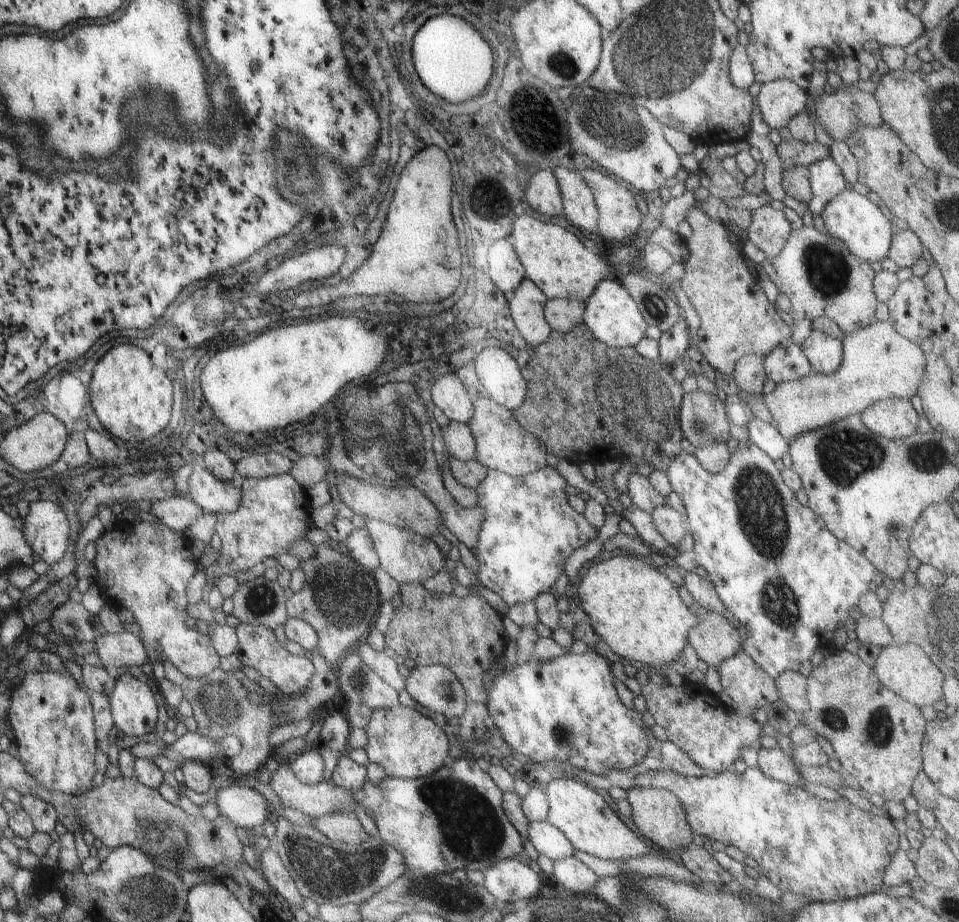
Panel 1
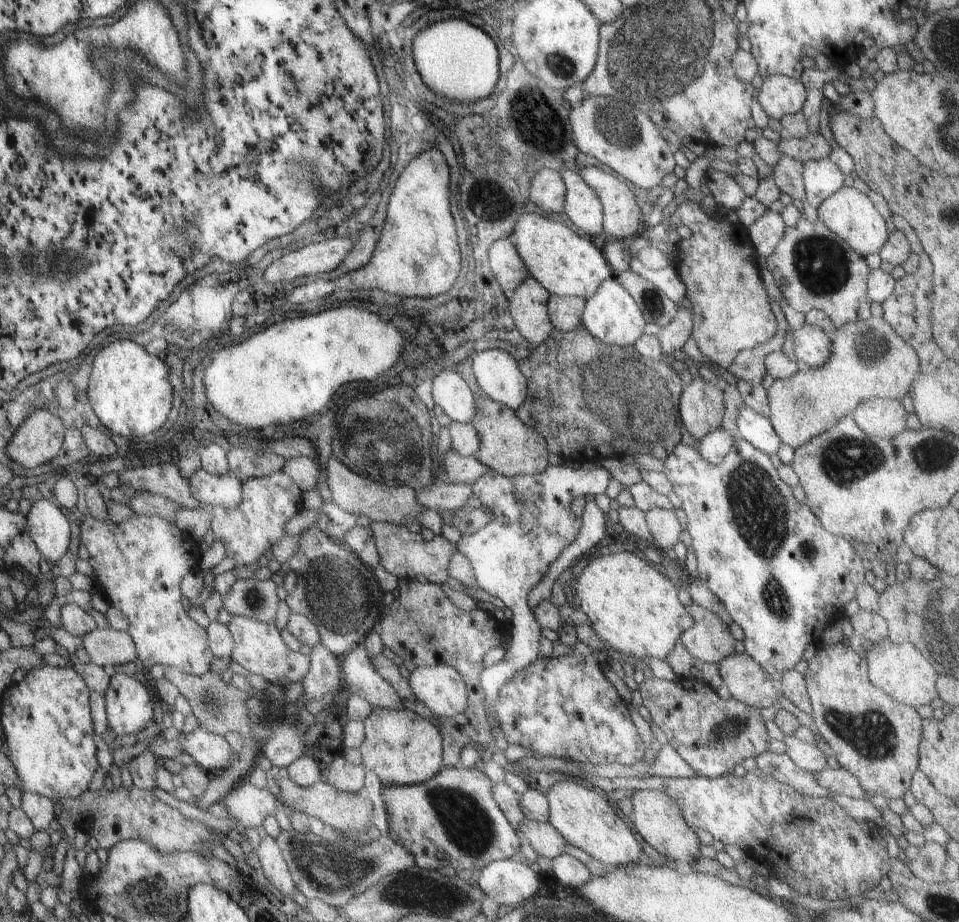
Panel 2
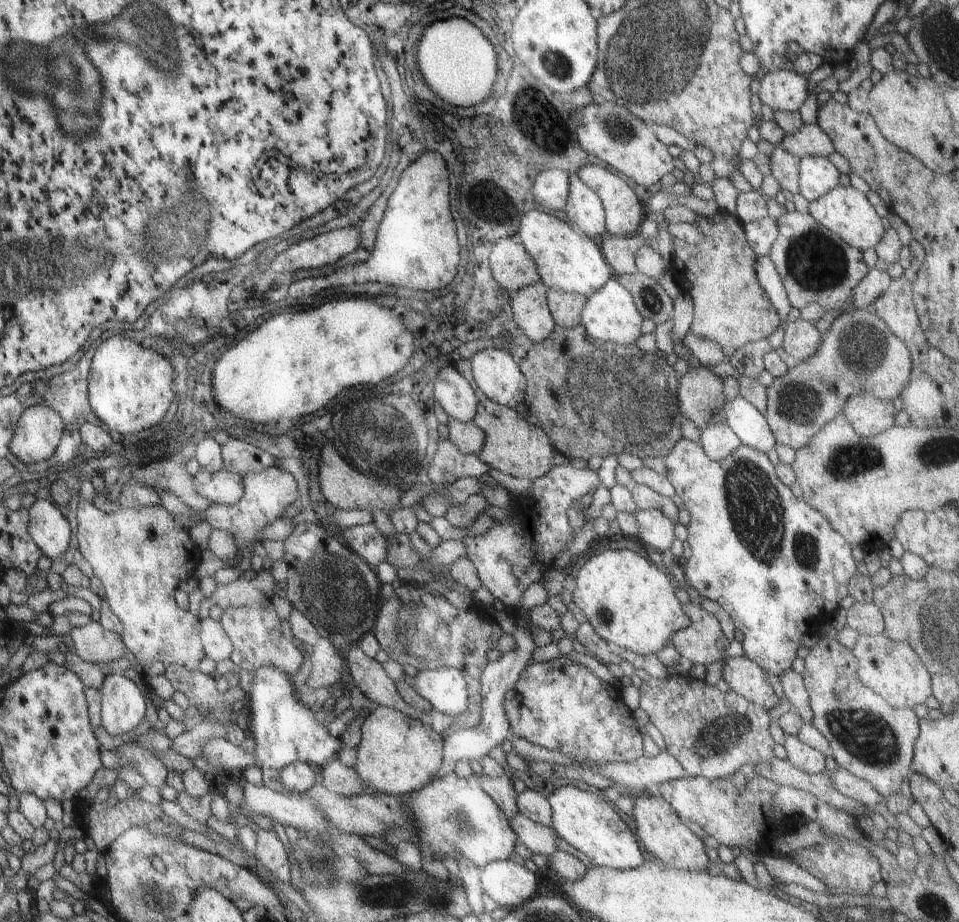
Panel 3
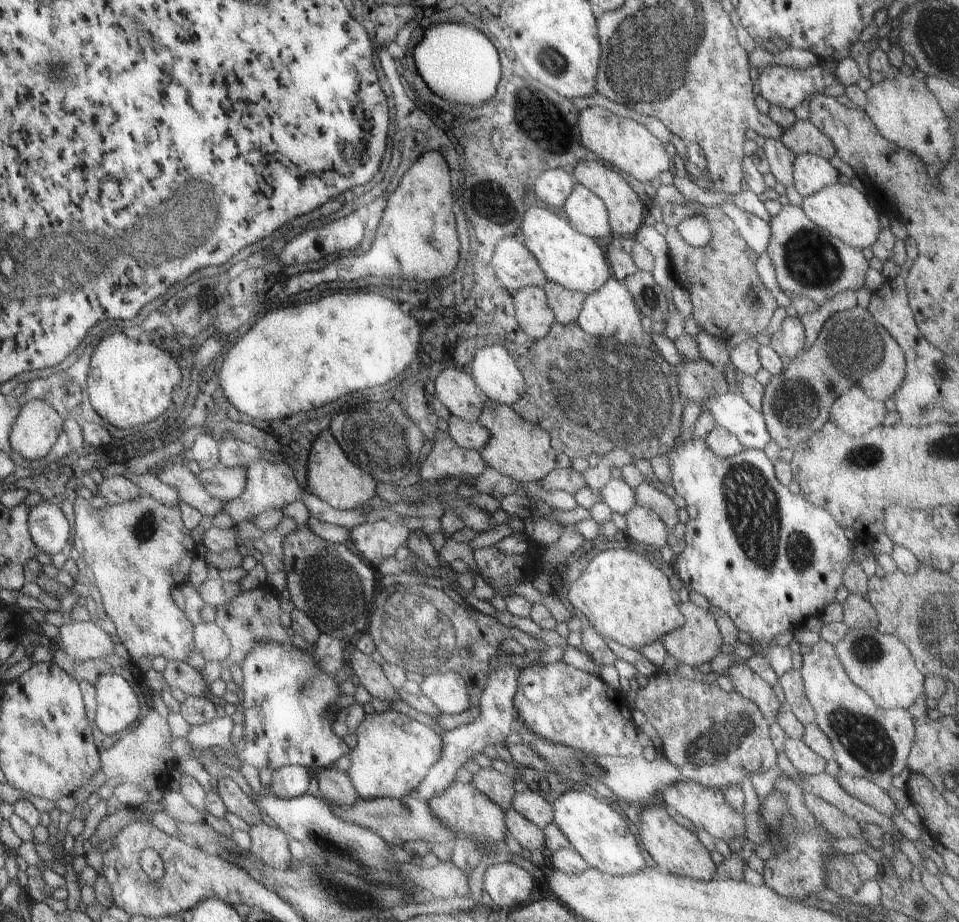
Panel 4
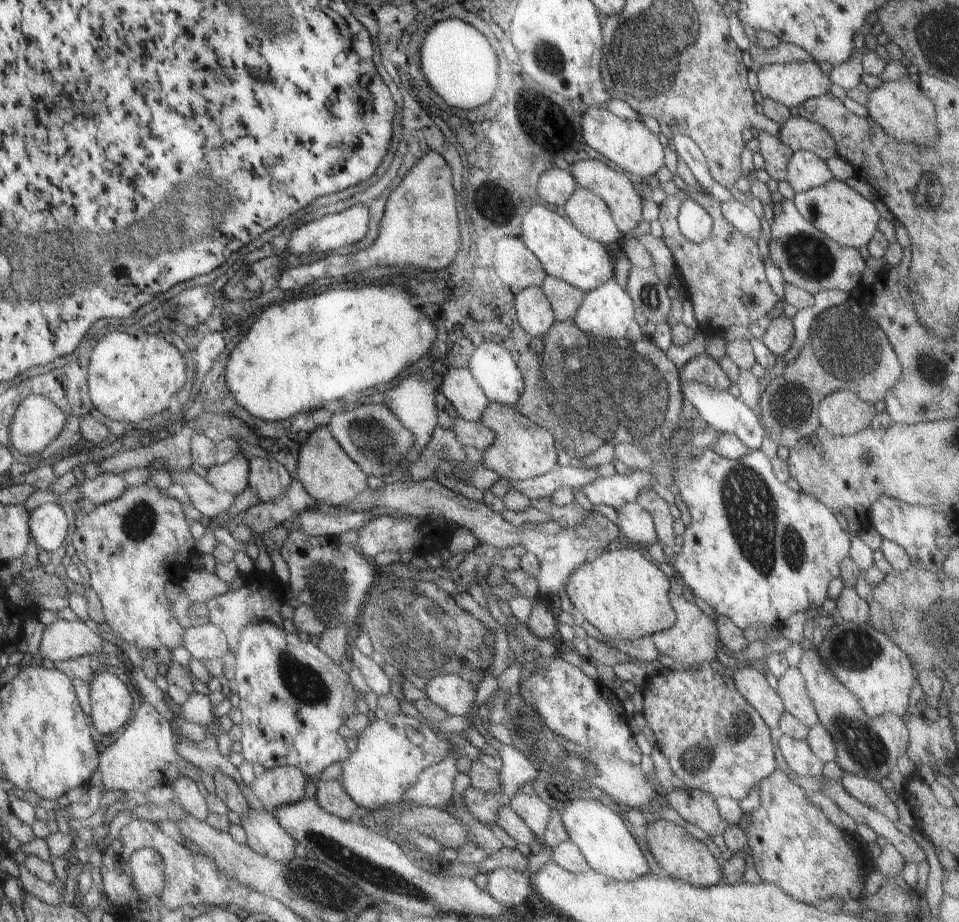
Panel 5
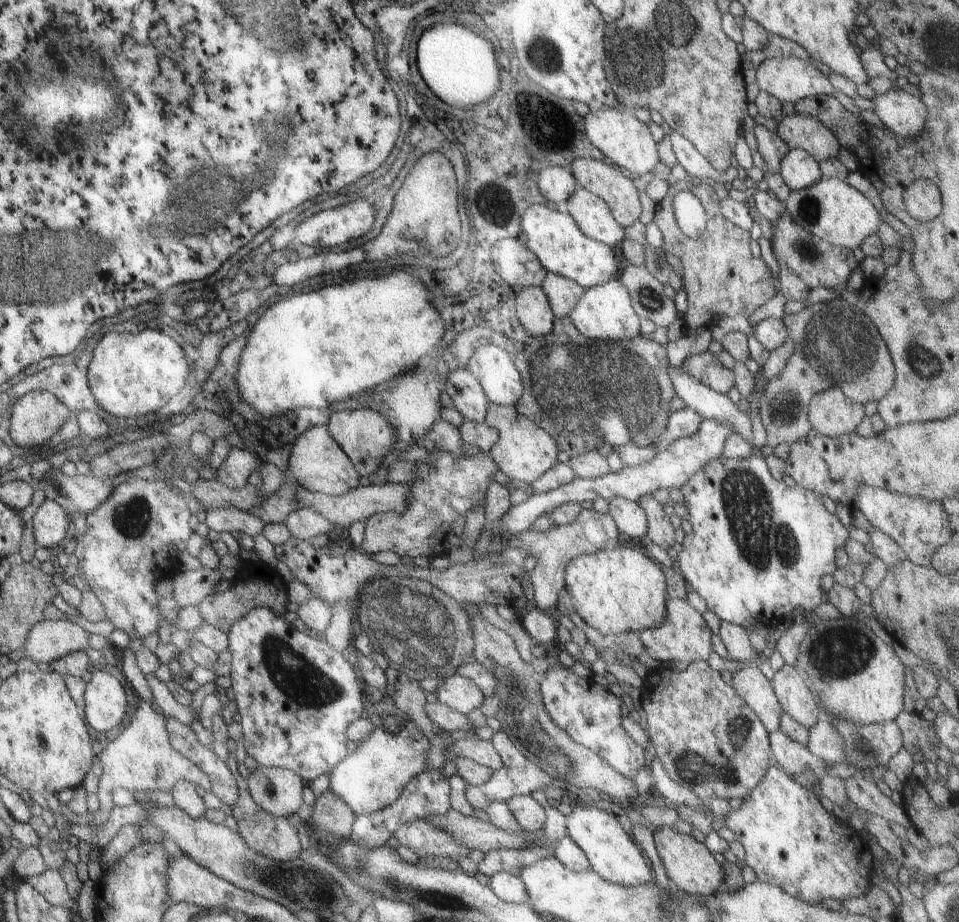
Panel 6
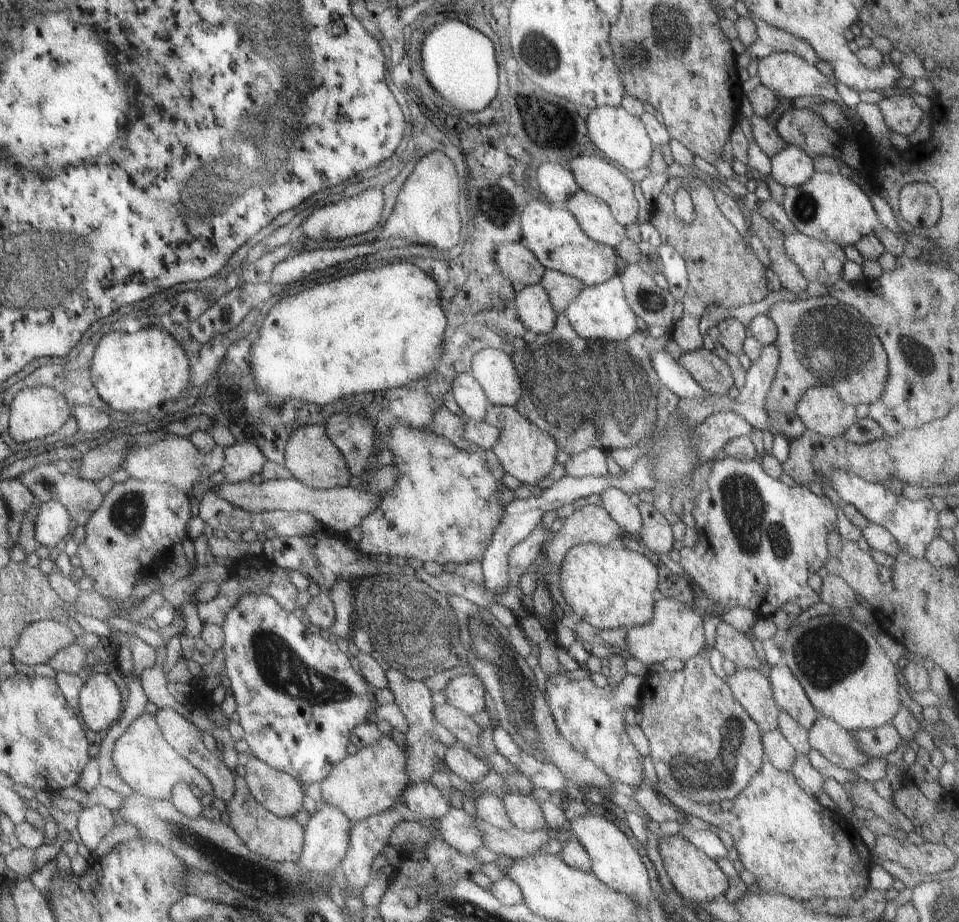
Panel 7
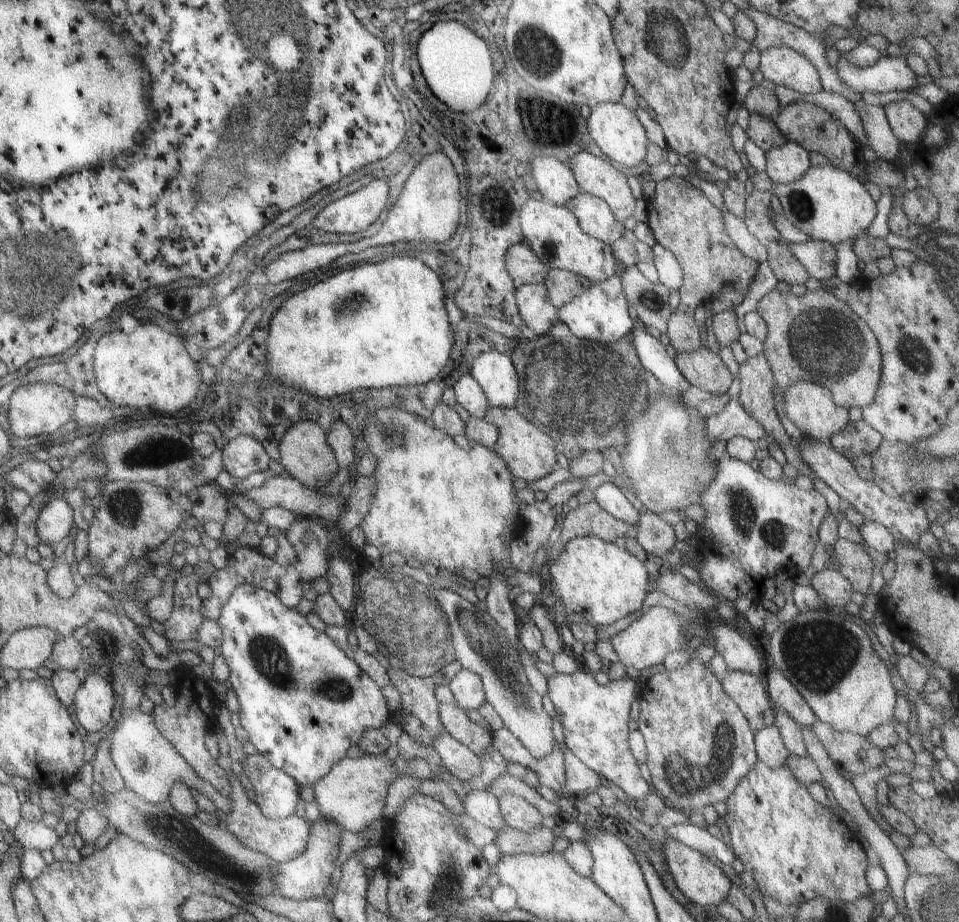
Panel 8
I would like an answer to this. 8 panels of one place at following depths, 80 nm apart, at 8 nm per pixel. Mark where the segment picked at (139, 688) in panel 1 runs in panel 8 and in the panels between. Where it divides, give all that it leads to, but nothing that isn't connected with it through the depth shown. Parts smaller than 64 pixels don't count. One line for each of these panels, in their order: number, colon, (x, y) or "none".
2: (127, 706)
3: (122, 708)
4: (116, 705)
5: (110, 703)
6: (105, 703)
7: (99, 702)
8: (92, 703)

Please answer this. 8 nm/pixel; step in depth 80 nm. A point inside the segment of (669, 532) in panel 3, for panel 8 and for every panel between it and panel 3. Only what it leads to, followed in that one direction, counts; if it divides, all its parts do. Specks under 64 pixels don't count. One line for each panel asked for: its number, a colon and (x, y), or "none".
4: (645, 527)
5: (634, 522)
6: (627, 515)
7: (616, 503)
8: (610, 498)

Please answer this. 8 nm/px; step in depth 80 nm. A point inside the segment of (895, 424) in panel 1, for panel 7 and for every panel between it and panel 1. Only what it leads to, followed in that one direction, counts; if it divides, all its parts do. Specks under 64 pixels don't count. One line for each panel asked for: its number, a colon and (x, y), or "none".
2: (880, 417)
3: (867, 415)
4: (853, 411)
5: (841, 412)
6: (830, 412)
7: (819, 410)

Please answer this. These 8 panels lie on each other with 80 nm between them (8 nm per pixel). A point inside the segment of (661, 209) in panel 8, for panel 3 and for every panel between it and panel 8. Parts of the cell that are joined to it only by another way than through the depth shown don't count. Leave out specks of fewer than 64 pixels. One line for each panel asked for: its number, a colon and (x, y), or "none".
3: (730, 309)
4: (726, 294)
5: (723, 279)
6: (721, 277)
7: (720, 269)

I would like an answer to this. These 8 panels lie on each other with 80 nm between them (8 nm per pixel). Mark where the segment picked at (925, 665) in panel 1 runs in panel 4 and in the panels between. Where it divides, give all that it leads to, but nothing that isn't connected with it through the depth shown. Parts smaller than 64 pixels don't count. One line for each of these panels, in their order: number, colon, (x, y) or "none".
2: (900, 670)
3: (891, 669)
4: (880, 665)

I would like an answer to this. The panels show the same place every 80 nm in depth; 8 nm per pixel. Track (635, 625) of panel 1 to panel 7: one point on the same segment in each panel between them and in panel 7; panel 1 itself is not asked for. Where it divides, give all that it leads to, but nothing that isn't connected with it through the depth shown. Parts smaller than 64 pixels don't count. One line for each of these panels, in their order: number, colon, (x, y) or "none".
2: (632, 607)
3: (630, 604)
4: (623, 597)
5: (620, 593)
6: (614, 590)
7: (607, 588)

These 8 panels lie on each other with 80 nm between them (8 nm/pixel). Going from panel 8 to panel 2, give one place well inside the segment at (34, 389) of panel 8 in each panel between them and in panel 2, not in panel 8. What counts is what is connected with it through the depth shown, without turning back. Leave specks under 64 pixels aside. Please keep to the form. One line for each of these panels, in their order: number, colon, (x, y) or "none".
2: (36, 440)
3: (37, 431)
4: (36, 426)
5: (36, 421)
6: (36, 416)
7: (35, 412)

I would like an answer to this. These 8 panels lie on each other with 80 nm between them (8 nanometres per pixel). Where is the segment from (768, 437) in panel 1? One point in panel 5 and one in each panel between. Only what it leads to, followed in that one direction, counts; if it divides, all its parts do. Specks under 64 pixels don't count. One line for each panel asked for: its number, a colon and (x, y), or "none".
2: (751, 427)
3: (749, 425)
4: (729, 410)
5: (720, 410)

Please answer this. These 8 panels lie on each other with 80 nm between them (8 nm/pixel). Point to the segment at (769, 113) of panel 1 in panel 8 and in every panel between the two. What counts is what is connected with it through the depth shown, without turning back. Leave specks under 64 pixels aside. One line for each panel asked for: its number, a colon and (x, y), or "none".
2: (779, 95)
3: (782, 90)
4: (784, 87)
5: (789, 84)
6: (789, 79)
7: (786, 74)
8: (782, 66)

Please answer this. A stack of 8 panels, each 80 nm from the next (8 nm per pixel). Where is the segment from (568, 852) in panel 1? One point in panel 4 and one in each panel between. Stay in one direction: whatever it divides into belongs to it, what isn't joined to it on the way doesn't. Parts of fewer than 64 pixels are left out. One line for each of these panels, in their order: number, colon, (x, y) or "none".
2: (545, 841)
3: (537, 838)
4: (525, 833)

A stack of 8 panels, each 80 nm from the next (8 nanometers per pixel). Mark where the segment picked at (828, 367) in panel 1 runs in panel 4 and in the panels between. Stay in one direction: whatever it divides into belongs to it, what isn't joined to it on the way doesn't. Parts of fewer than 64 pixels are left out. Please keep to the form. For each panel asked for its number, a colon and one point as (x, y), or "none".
2: (811, 346)
3: (801, 341)
4: (788, 340)

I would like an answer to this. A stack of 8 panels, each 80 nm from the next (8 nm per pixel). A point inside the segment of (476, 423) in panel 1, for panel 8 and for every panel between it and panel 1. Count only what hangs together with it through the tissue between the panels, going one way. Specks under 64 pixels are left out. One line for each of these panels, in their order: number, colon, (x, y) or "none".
2: (505, 445)
3: (511, 445)
4: (516, 448)
5: (520, 450)
6: (523, 451)
7: (524, 451)
8: (529, 454)

